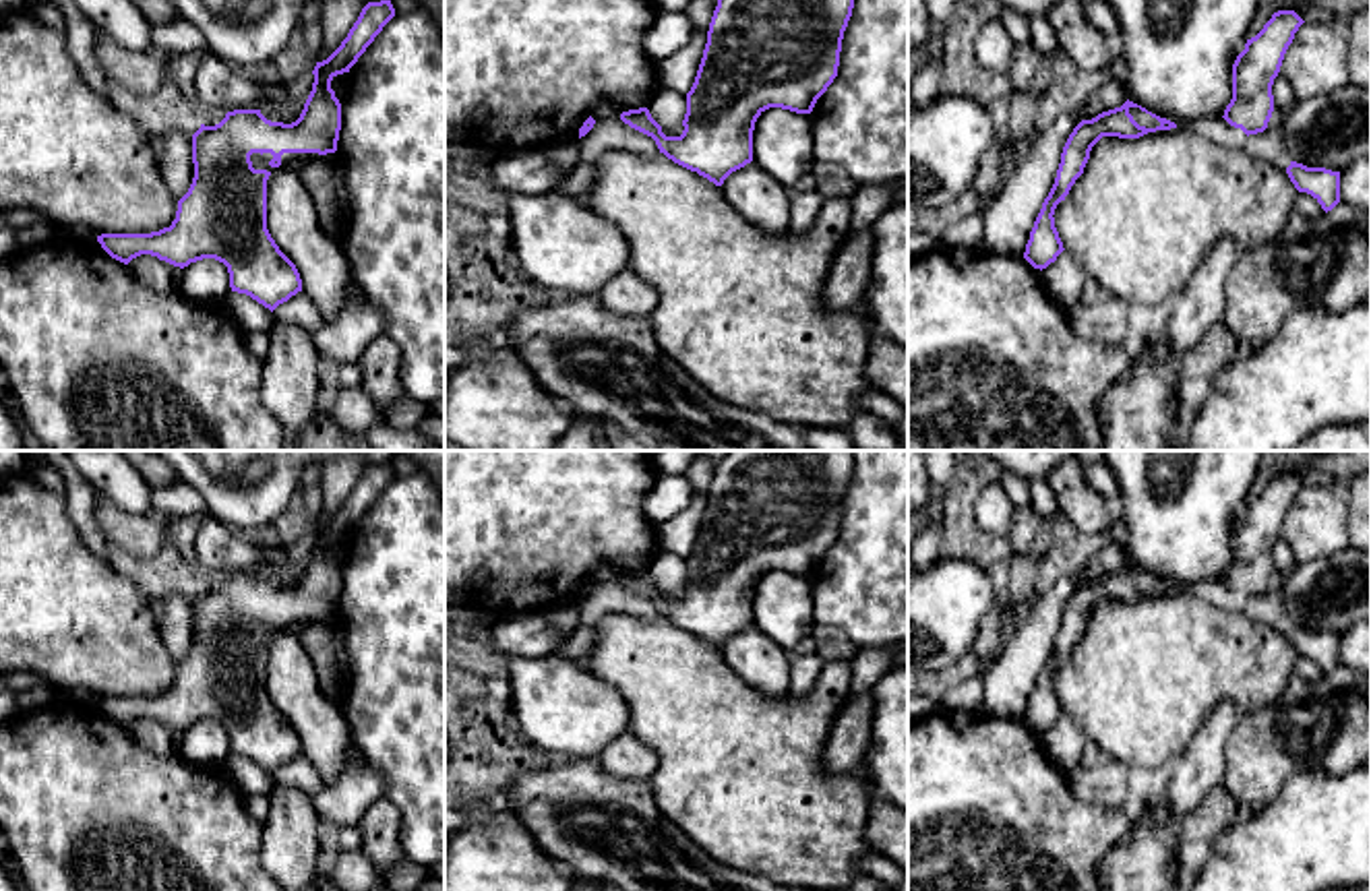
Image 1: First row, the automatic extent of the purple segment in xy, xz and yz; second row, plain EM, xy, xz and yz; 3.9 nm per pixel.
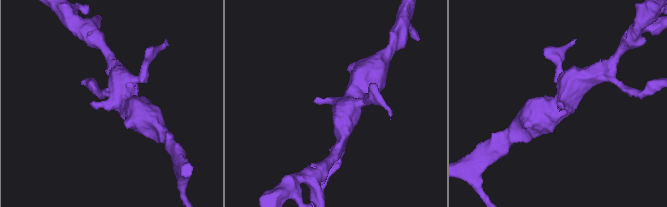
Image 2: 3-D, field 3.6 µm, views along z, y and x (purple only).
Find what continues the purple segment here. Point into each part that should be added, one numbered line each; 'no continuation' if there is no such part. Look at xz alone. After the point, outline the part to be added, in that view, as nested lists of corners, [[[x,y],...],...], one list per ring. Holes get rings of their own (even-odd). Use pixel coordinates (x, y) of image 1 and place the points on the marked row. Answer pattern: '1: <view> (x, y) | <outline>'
no continuation

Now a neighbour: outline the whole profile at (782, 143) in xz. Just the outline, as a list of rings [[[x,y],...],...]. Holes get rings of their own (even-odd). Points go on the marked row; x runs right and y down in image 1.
[[[769,107],[755,122],[753,163],[788,190],[817,163],[813,147],[809,114]]]

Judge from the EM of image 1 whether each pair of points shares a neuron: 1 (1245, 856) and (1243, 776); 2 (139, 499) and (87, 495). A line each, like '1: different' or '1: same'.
1: different
2: different

